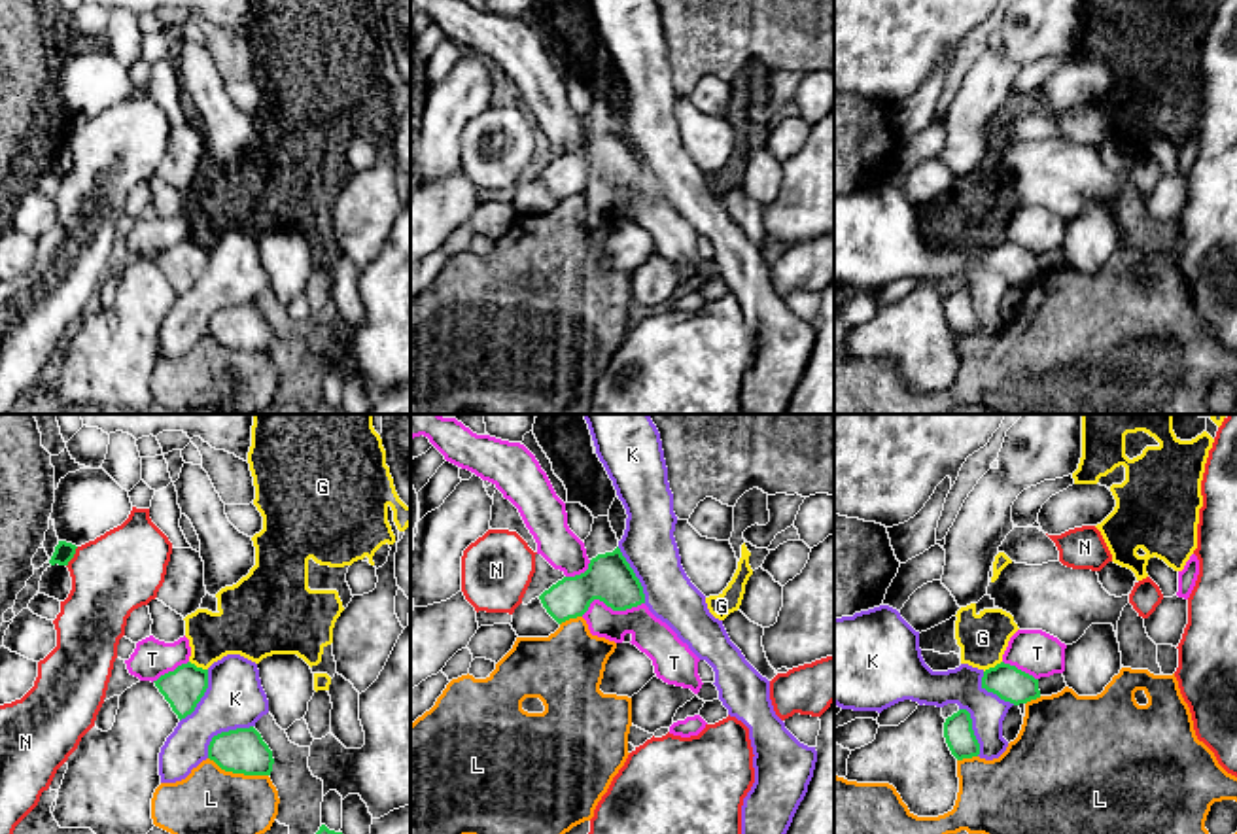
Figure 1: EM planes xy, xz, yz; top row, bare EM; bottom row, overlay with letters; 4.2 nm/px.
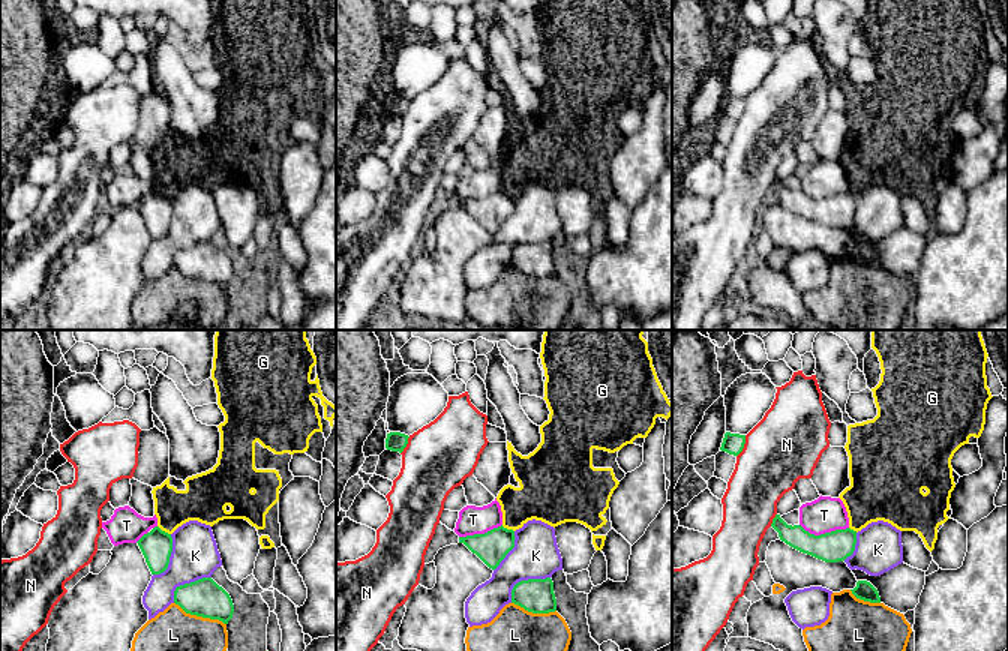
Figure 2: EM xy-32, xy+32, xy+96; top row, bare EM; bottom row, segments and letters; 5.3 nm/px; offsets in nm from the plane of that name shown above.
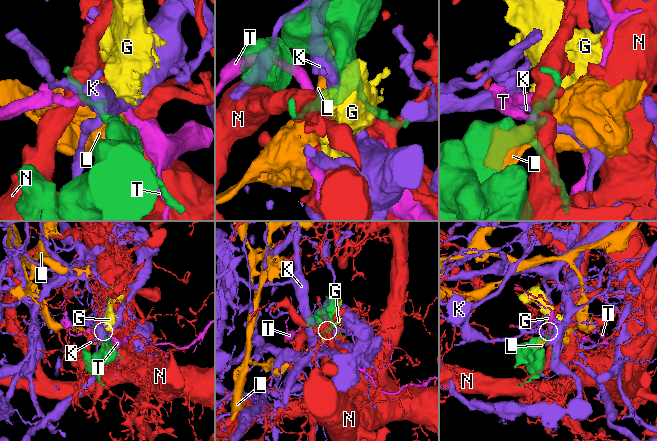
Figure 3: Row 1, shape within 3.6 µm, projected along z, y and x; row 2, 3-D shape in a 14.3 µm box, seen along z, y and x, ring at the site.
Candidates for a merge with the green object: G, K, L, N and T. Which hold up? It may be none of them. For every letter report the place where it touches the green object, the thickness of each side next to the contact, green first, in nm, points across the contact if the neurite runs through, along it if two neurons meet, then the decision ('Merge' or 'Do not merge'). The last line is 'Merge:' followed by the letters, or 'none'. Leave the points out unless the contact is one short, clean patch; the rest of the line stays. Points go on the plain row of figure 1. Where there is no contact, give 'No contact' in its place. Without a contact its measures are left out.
G: Touches green at xy (199, 244). Thickness 170 nm (green) against 240 nm. Boundary: xy (190, 237), (207, 246). Do not merge
K: Touches green at xy (222, 309). Thickness 190 nm (green) against 260 nm. Do not merge
L: Touches green at xy (239, 348). Thickness 190 nm (green) against 400 nm. Do not merge
N: Touches green at xy (72, 133). Thickness 80 nm (green) against 340 nm. Do not merge
T: Touches green at xz (611, 184). Thickness 200 nm (green) against 160 nm. Do not merge
Merge: none

